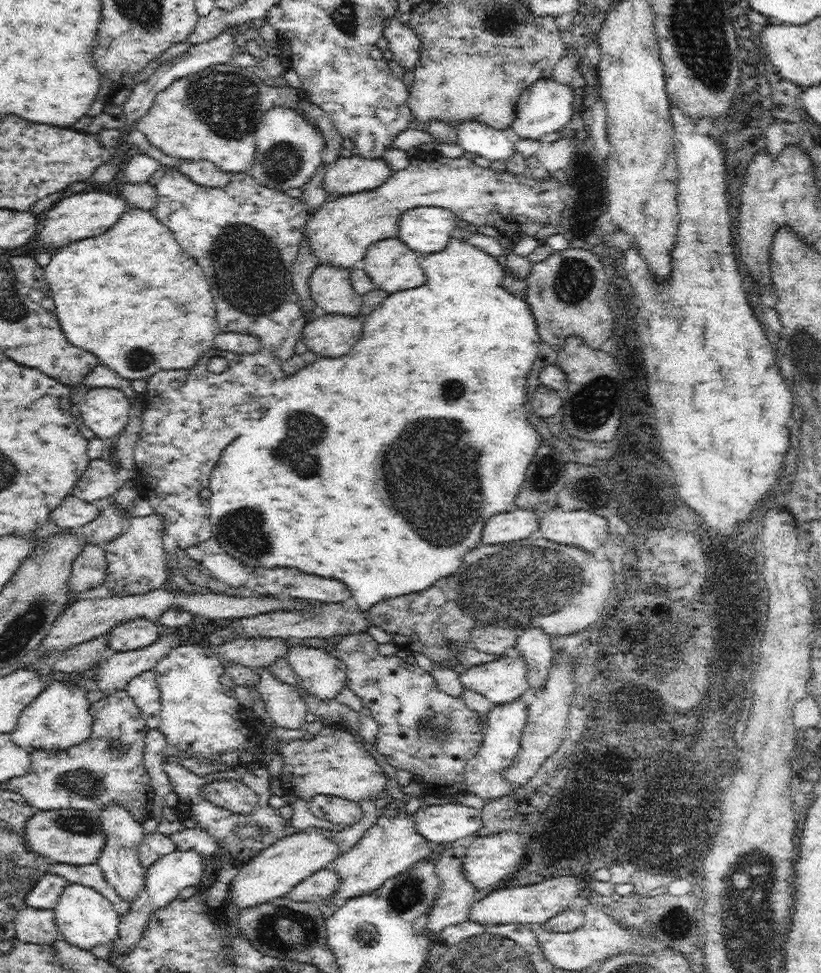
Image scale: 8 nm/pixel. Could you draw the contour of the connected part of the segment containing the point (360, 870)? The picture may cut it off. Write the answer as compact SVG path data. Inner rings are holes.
M379 815L376 823L365 832L356 846L334 860L334 868L340 875L340 886L334 896L346 900L375 891L387 878L398 876L415 862L426 858L432 850L432 845L433 843L416 831L412 815Z

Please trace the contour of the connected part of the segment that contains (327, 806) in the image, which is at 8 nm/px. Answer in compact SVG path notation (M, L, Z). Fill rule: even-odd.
M318 794L307 802L307 806L319 818L348 826L358 822L363 815L358 802L339 796Z

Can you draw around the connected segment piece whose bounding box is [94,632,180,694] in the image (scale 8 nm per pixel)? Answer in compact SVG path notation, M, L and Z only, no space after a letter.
M178 632L159 637L154 644L138 650L109 653L101 662L100 673L94 678L98 682L98 691L110 694L126 689L132 678L155 669L164 656L180 645Z

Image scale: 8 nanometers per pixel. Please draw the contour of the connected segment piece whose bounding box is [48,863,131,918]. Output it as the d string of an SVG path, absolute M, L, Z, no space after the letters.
M51 863L48 872L60 875L72 885L84 885L93 888L108 899L120 918L129 911L131 902L122 900L104 878L102 869L97 863L76 866L75 864Z

